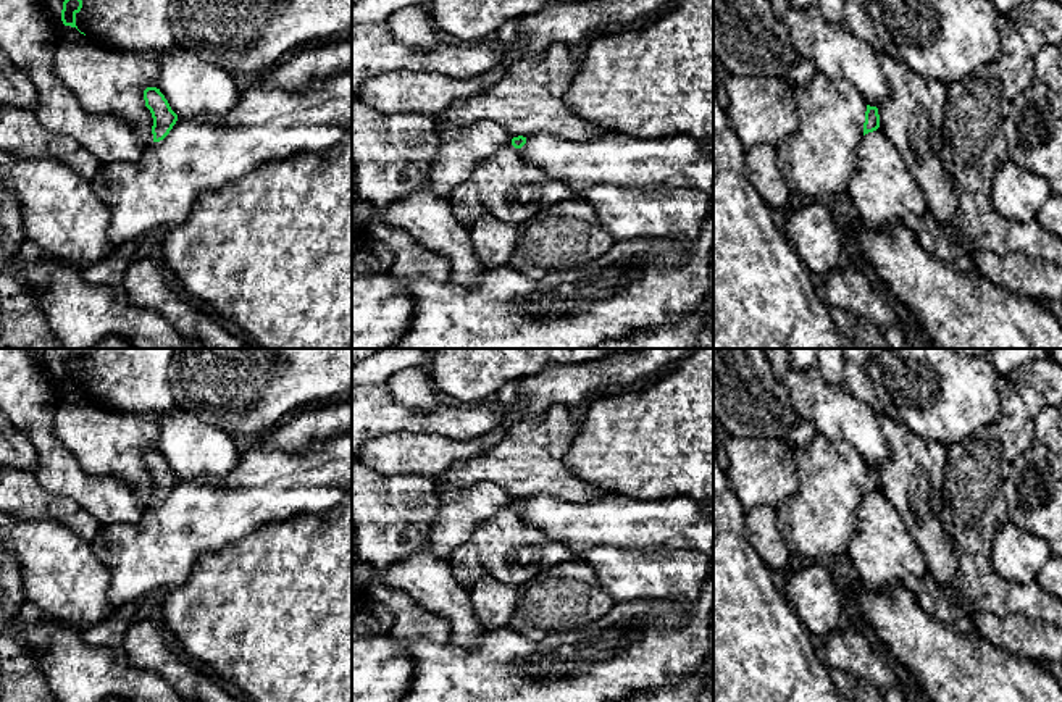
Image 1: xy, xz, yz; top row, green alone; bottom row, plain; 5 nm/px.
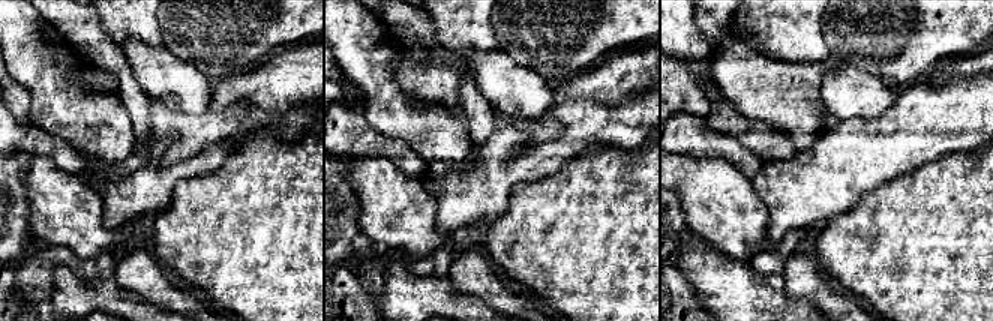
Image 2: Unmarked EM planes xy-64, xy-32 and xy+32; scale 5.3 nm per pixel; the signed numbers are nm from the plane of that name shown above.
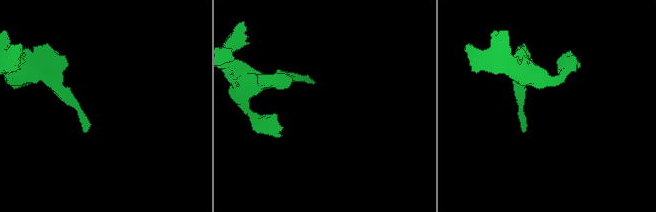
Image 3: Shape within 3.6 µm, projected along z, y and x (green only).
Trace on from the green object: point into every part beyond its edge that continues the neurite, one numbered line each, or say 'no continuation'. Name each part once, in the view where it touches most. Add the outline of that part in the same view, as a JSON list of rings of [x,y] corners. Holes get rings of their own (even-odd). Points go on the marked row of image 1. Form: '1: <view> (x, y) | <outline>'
no continuation

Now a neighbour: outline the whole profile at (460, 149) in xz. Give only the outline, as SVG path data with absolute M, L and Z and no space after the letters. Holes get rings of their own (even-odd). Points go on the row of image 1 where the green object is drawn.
M491 119L471 126L436 121L437 158L431 165L429 181L439 197L465 182L473 168L491 158L500 147L512 144L512 136Z

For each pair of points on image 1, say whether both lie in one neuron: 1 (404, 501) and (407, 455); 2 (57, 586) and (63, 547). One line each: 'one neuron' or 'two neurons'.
1: two neurons
2: one neuron

